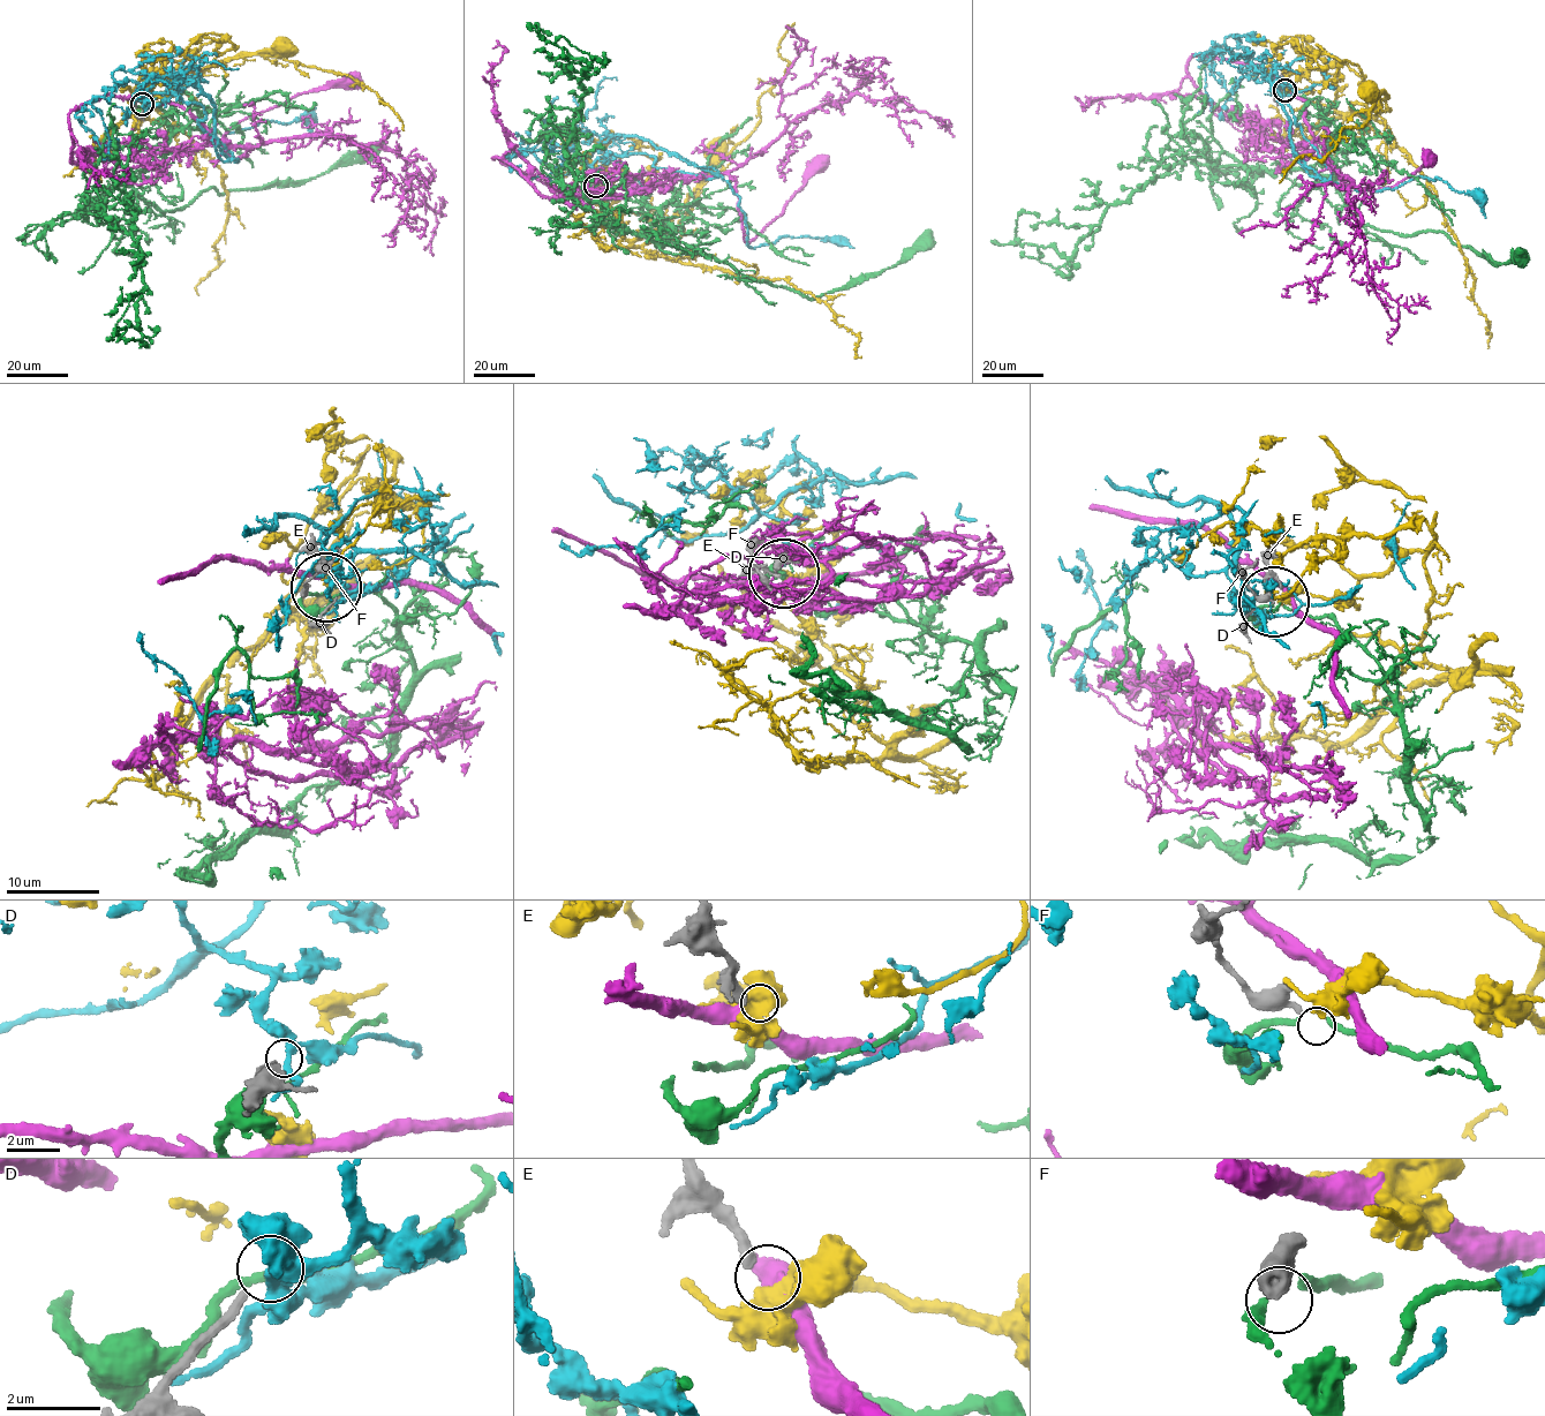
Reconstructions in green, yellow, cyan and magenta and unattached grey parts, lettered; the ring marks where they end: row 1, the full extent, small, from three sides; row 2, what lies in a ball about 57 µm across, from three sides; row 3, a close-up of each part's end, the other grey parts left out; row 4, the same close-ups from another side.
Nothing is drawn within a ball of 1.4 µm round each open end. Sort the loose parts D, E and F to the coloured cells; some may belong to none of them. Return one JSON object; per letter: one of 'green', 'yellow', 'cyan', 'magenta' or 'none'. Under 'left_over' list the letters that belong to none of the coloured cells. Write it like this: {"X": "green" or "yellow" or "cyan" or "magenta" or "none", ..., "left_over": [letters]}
{"D": "none", "E": "yellow", "F": "none", "left_over": ["D", "F"]}

